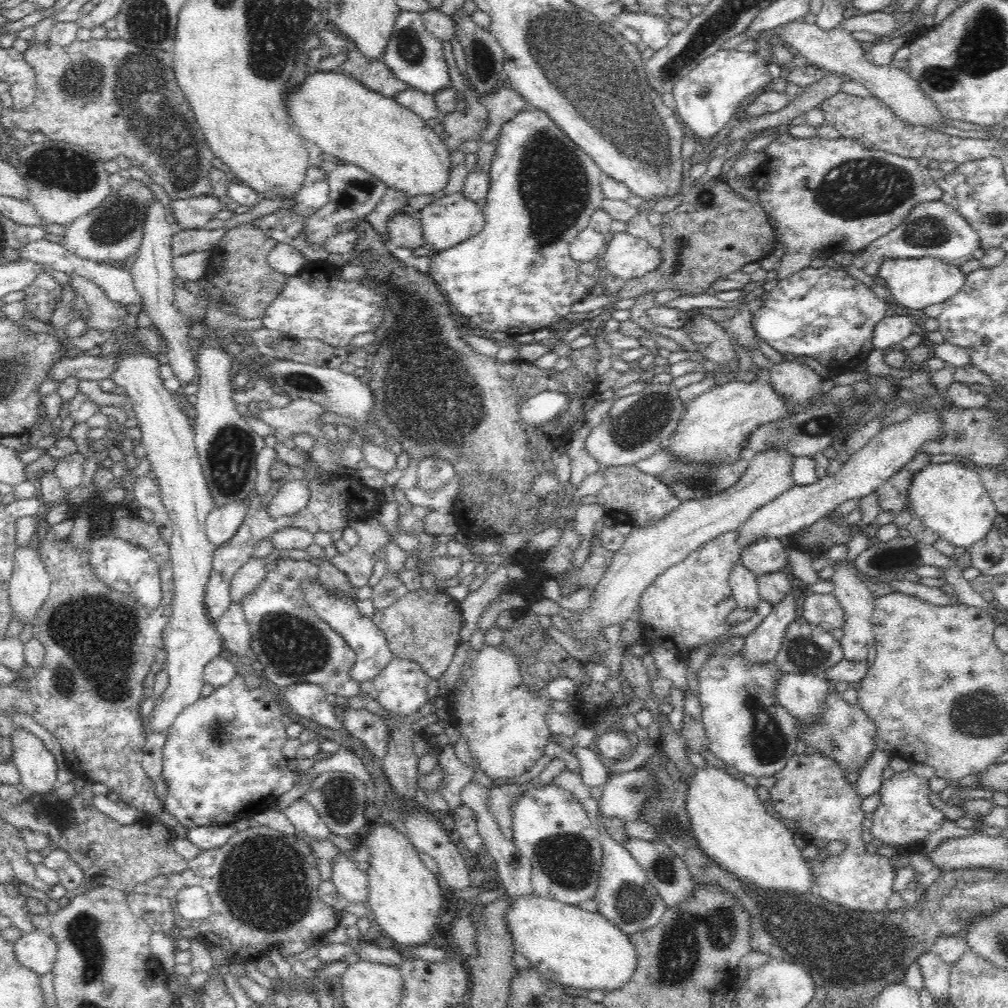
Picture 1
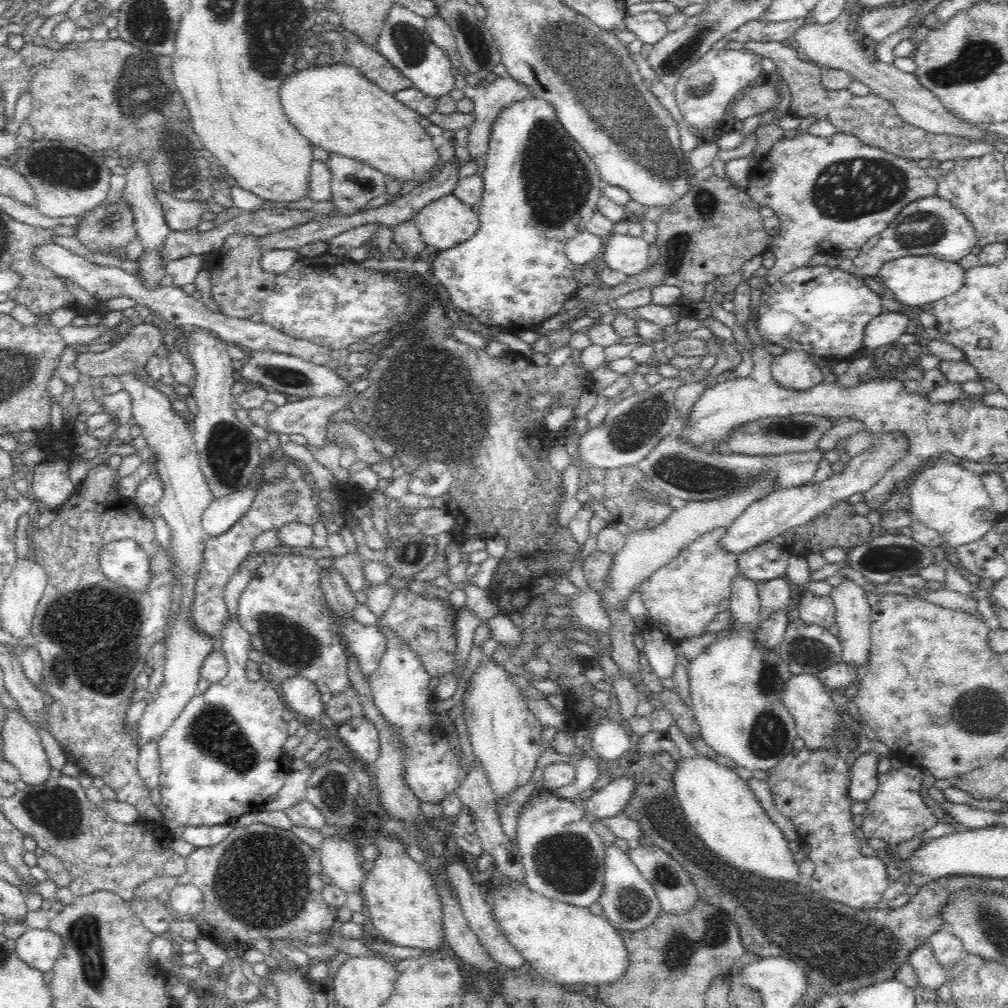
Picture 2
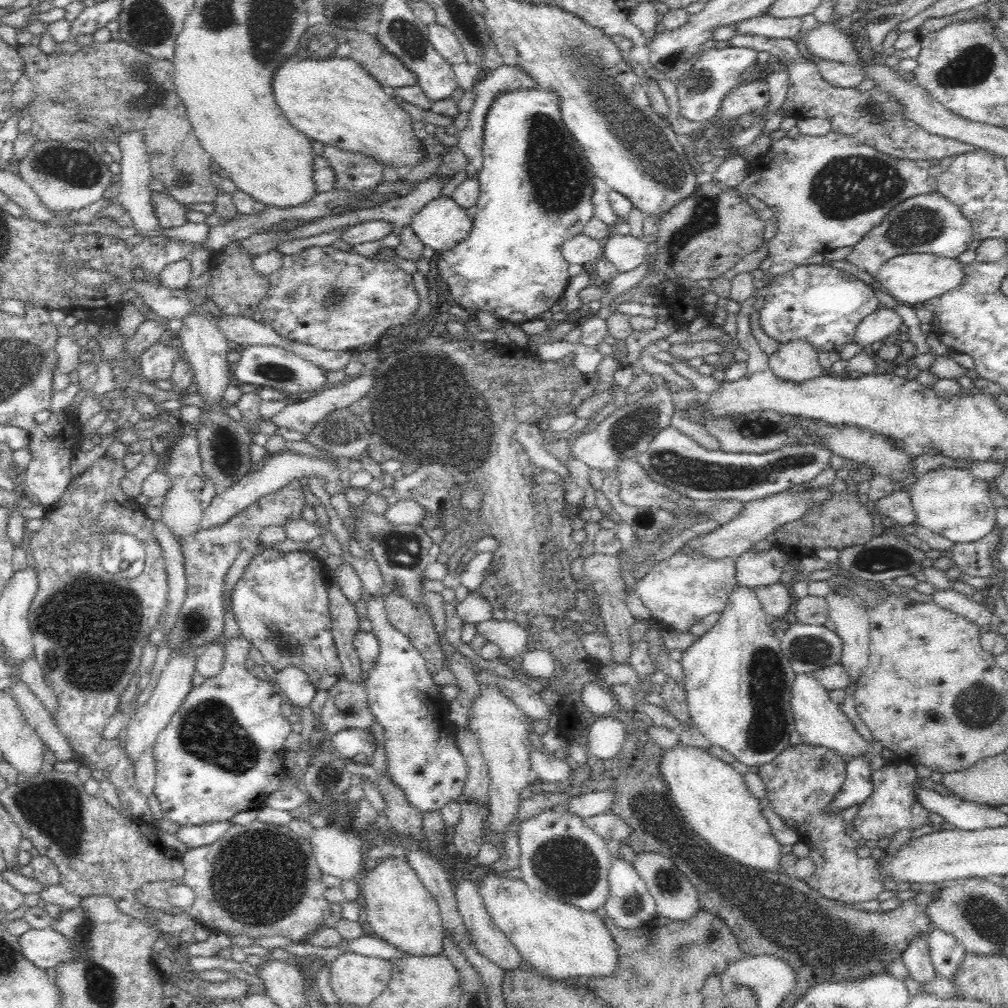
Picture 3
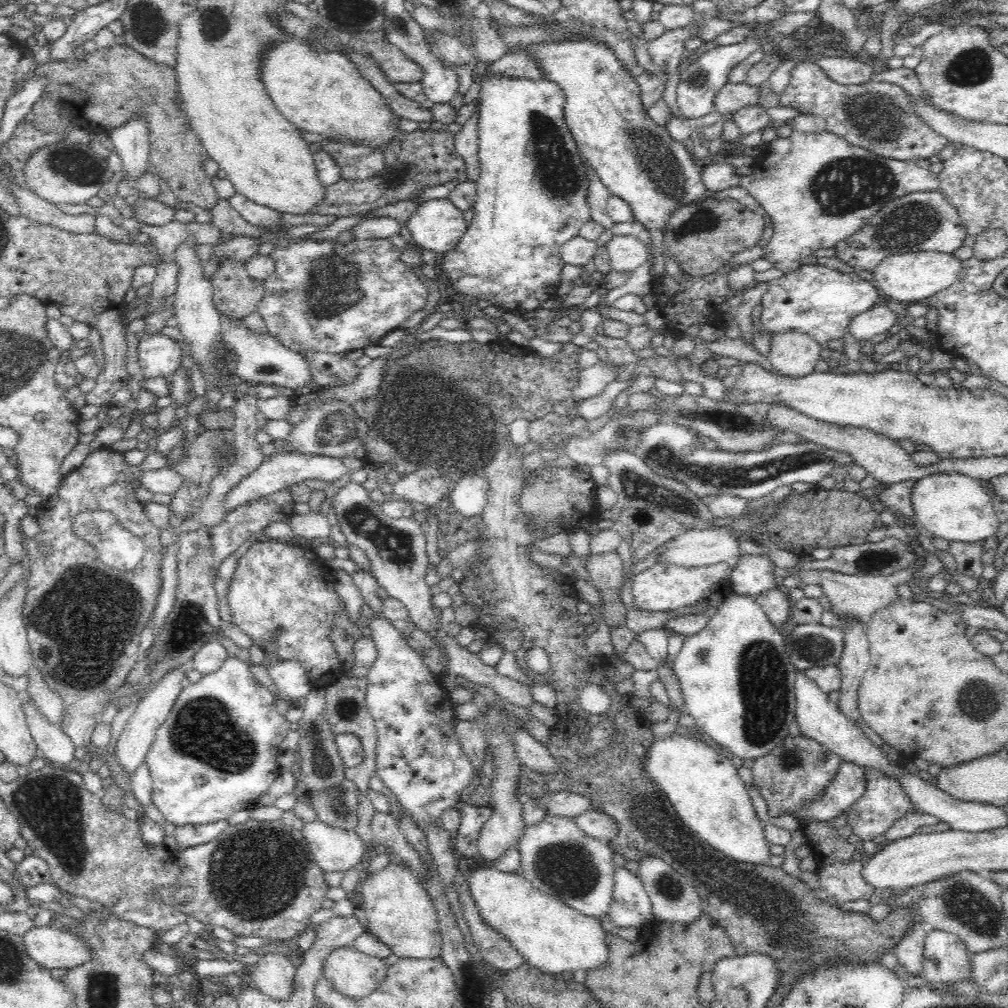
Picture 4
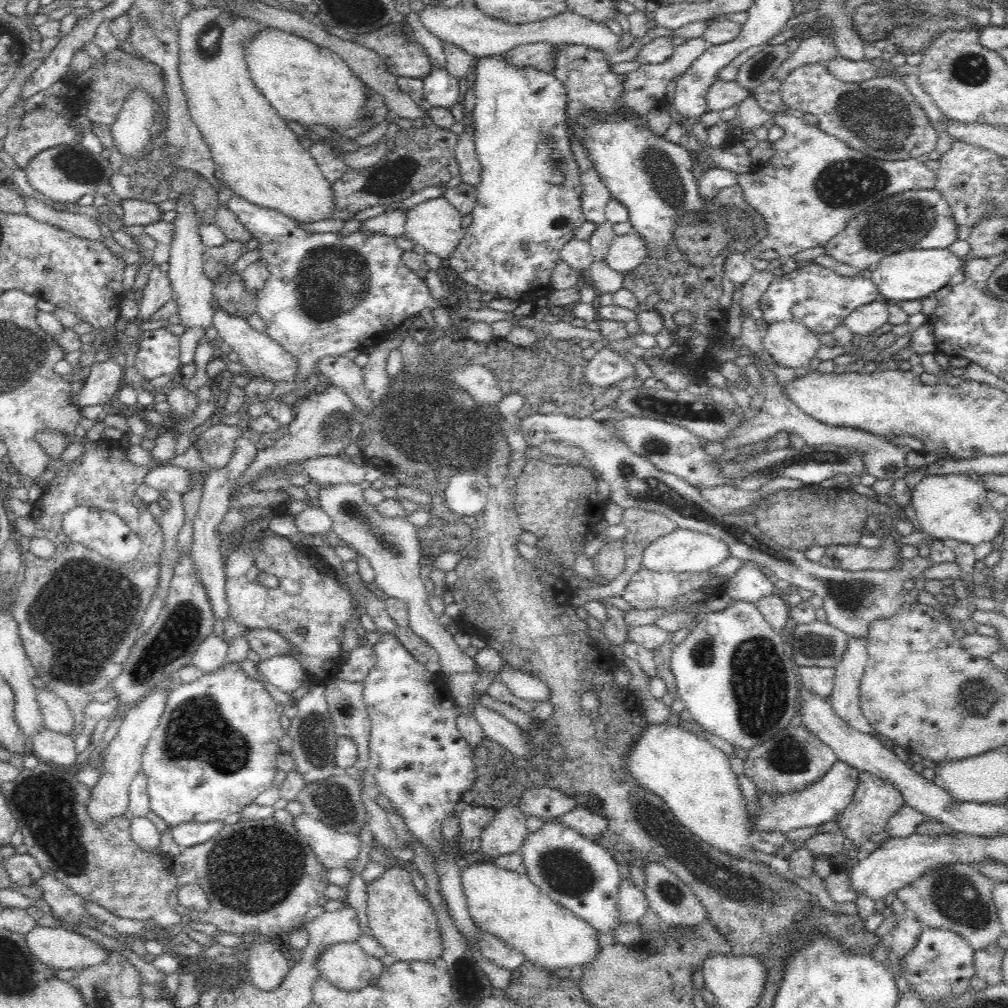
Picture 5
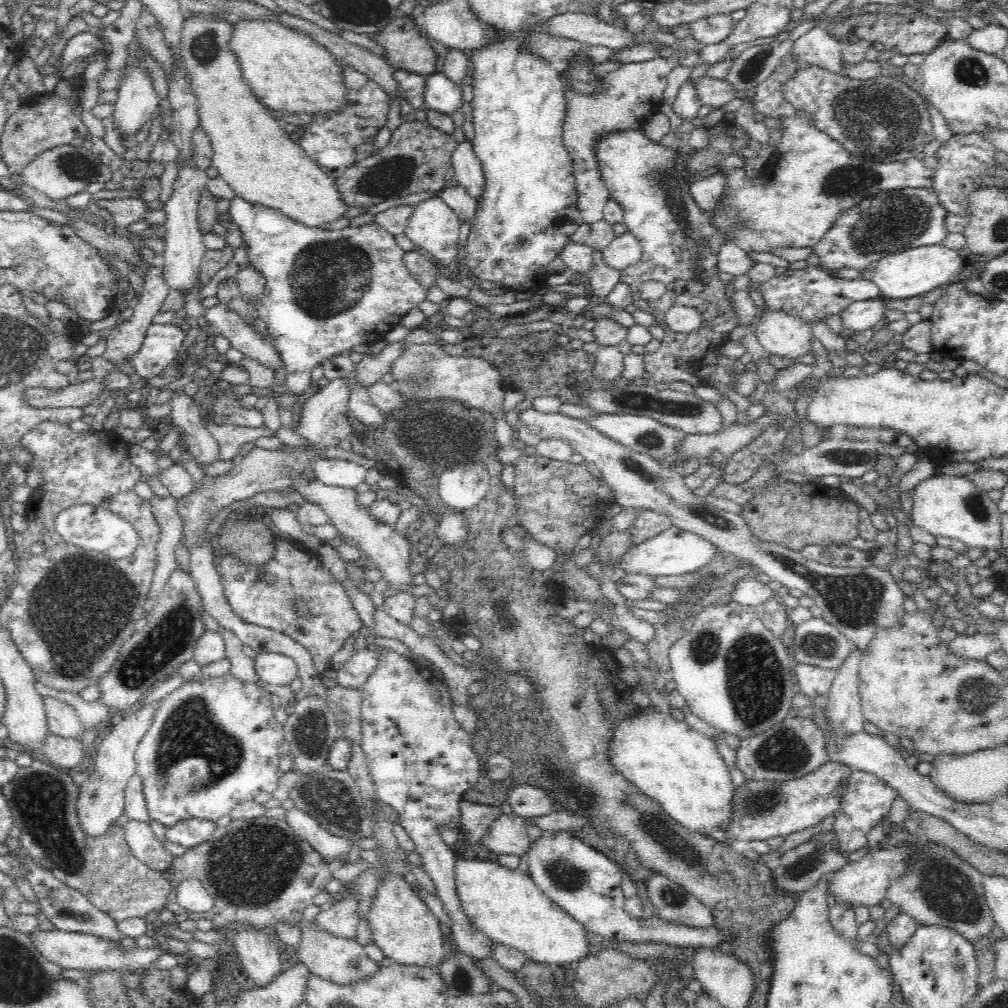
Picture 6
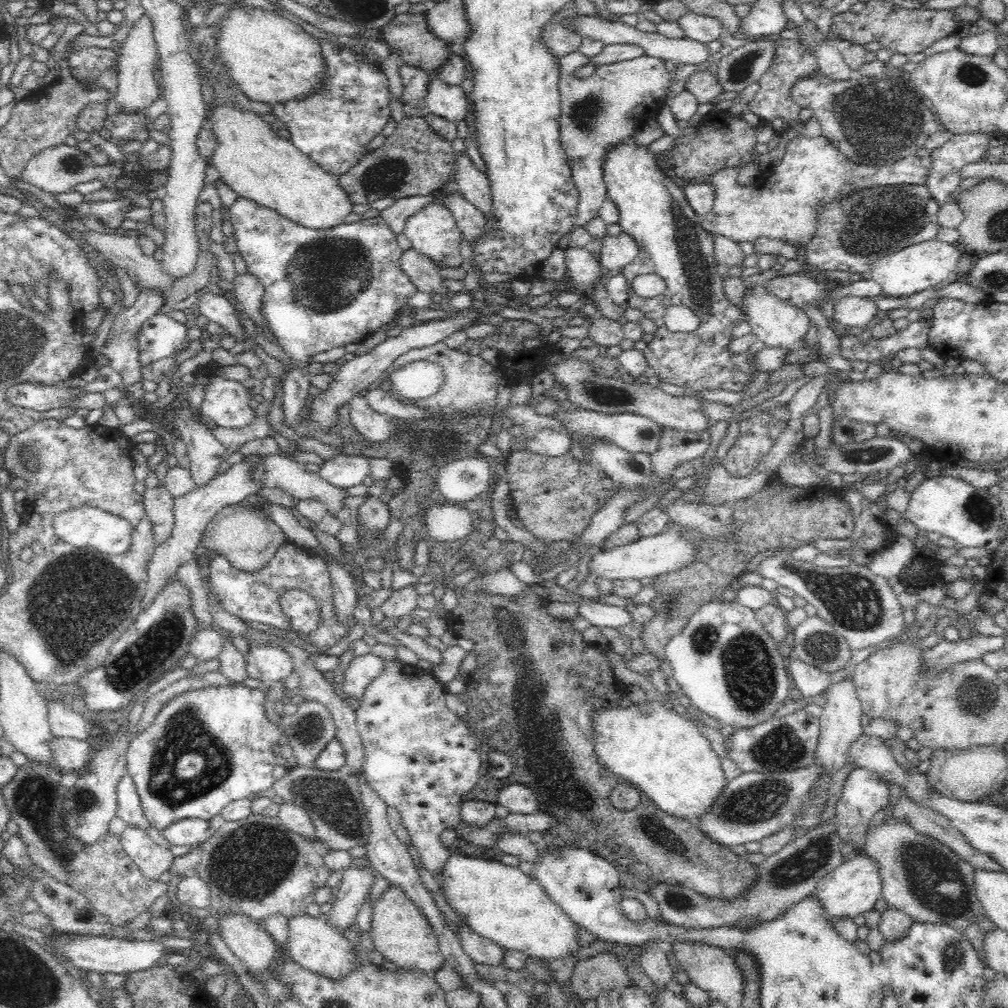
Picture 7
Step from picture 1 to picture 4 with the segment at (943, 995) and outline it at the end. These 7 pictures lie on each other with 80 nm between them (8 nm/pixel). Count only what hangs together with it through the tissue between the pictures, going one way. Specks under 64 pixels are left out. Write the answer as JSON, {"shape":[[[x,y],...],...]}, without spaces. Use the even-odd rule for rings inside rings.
{"shape":[[[923,922],[916,923],[910,934],[894,950],[897,962],[908,971],[909,976],[921,977],[924,968],[924,945],[928,931]]]}

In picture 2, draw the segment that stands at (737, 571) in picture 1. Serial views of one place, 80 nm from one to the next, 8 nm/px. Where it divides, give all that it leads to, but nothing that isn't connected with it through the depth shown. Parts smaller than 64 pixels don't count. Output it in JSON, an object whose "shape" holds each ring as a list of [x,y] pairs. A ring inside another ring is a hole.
{"shape":[[[738,570],[736,576],[732,578],[730,590],[729,612],[734,617],[734,624],[731,628],[734,627],[740,631],[740,634],[718,640],[704,654],[700,654],[696,660],[690,662],[690,668],[688,668],[692,696],[690,707],[696,717],[696,722],[700,725],[700,733],[702,733],[704,742],[714,752],[732,760],[740,768],[747,768],[752,773],[756,770],[768,772],[780,764],[784,756],[794,751],[794,741],[799,738],[793,715],[782,703],[784,686],[793,675],[778,651],[769,654],[765,650],[759,650],[755,644],[755,633],[763,619],[757,582],[746,578]]]}

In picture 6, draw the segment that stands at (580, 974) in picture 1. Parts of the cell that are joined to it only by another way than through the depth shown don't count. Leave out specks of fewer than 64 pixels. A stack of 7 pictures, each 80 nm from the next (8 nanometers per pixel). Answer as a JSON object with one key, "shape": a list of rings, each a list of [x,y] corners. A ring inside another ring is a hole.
{"shape":[[[457,859],[455,873],[463,911],[468,915],[473,926],[489,939],[492,939],[493,942],[516,948],[527,960],[534,961],[536,964],[550,966],[553,964],[566,966],[567,964],[579,963],[592,954],[590,948],[593,945],[589,943],[587,928],[544,895],[536,887],[529,874],[500,866],[497,861],[480,861],[477,859]]]}

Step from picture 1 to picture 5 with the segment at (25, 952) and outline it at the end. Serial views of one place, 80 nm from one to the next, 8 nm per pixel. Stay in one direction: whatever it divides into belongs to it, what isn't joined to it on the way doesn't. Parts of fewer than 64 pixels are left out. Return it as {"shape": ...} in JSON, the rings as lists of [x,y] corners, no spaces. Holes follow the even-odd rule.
{"shape":[[[36,925],[25,934],[28,949],[36,959],[54,970],[80,970],[101,965],[106,949],[82,934],[63,929]]]}

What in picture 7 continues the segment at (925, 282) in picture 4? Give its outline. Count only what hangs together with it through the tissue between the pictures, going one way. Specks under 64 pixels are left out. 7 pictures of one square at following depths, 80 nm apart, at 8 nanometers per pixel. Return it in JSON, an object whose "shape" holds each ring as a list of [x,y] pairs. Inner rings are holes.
{"shape":[[[929,240],[913,244],[900,252],[880,258],[870,269],[870,279],[880,285],[882,297],[907,297],[930,290],[944,282],[950,274],[956,273],[958,263],[963,255],[963,249],[944,241]]]}

